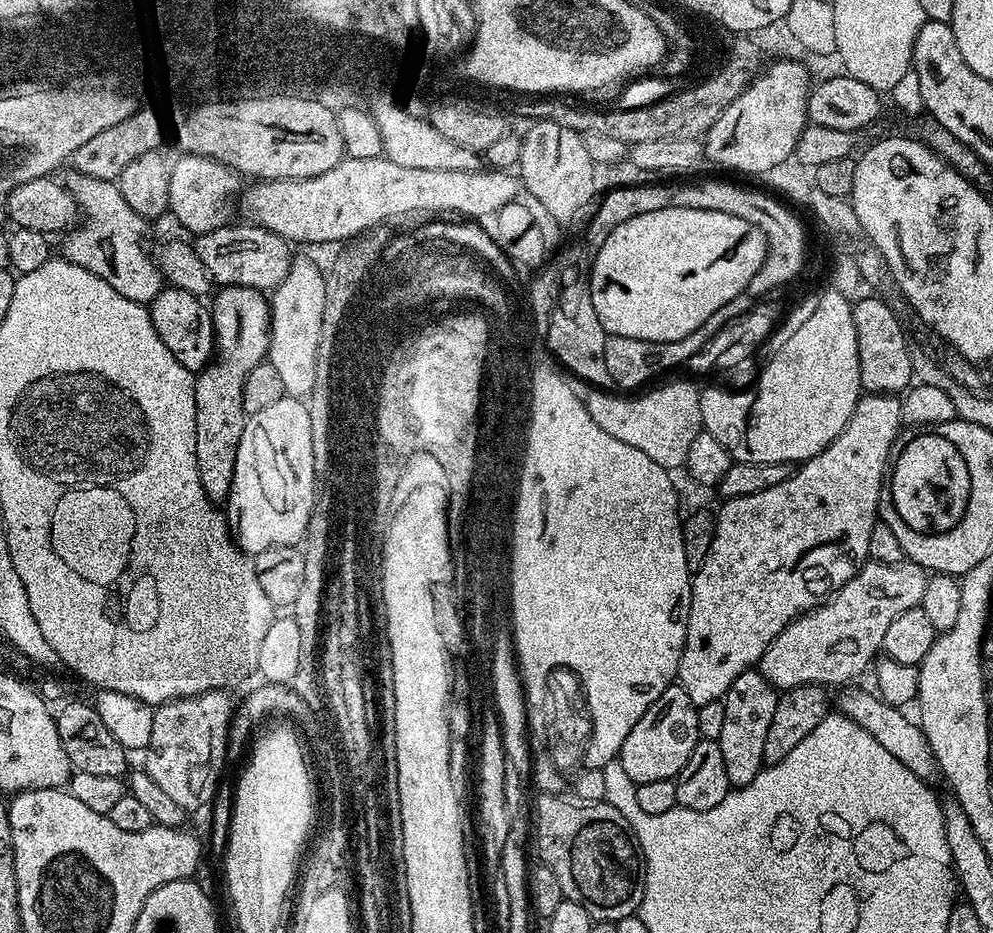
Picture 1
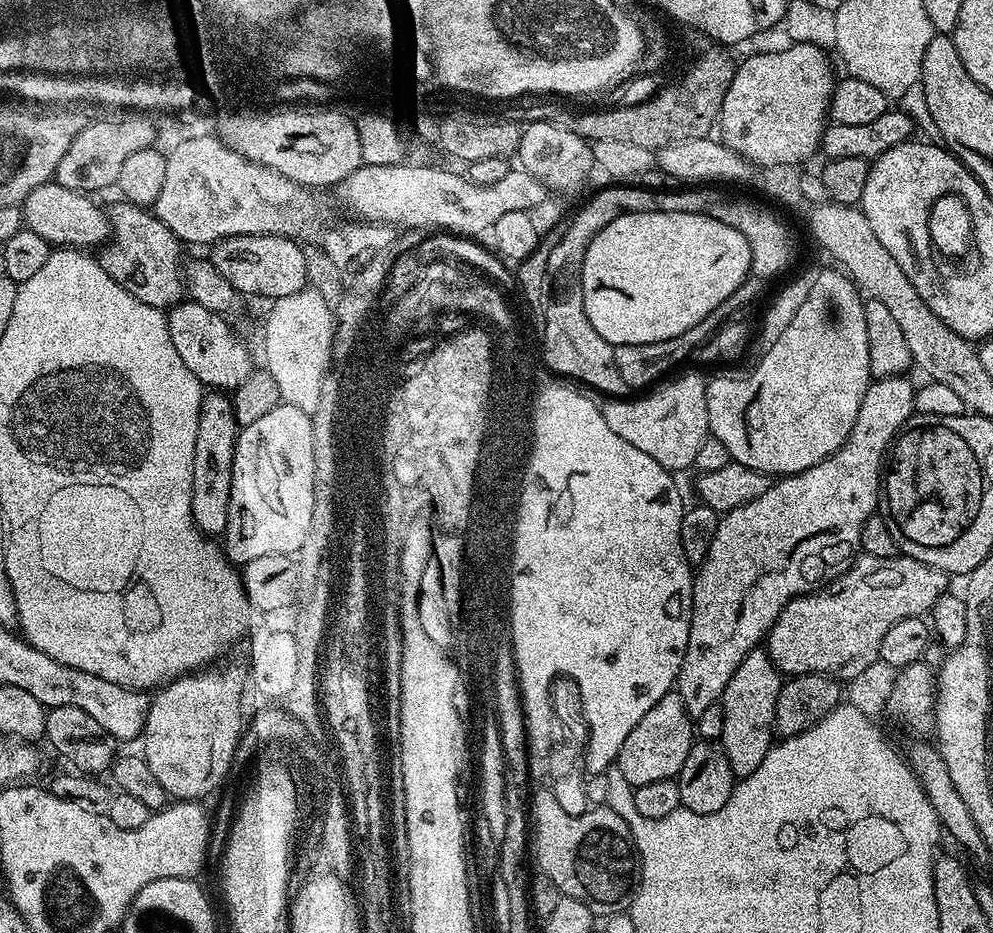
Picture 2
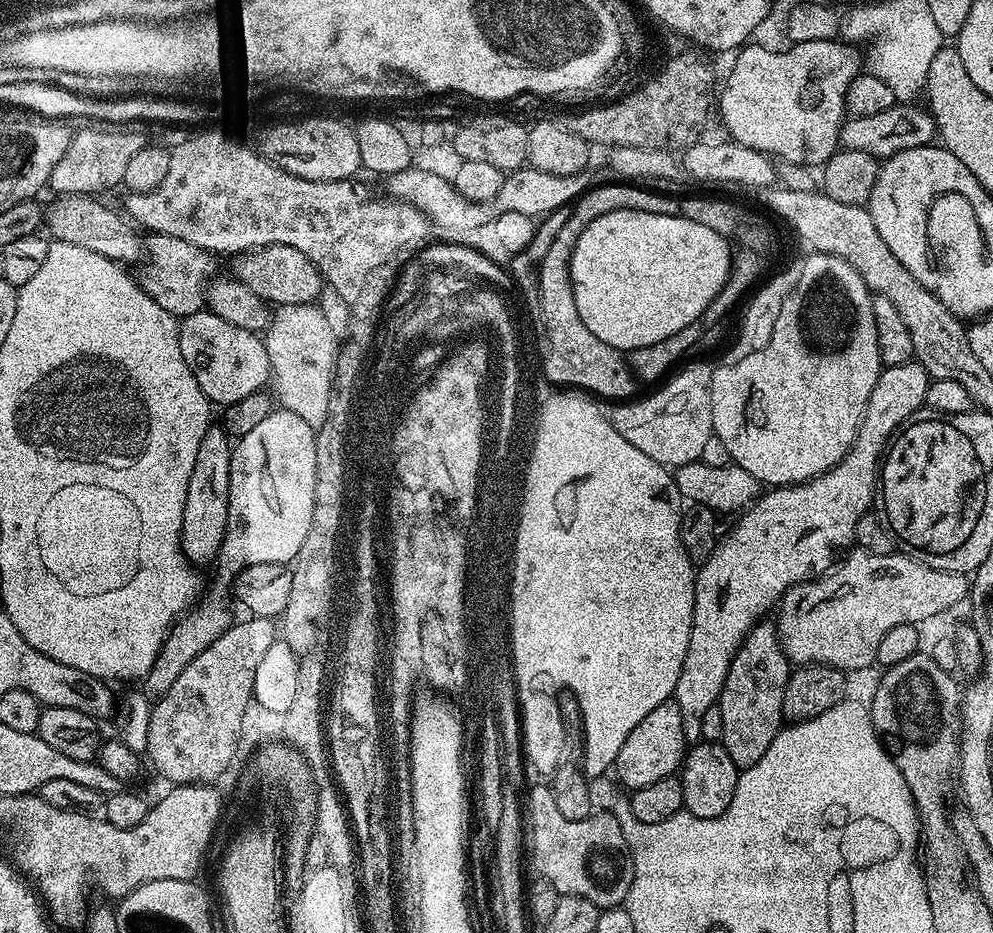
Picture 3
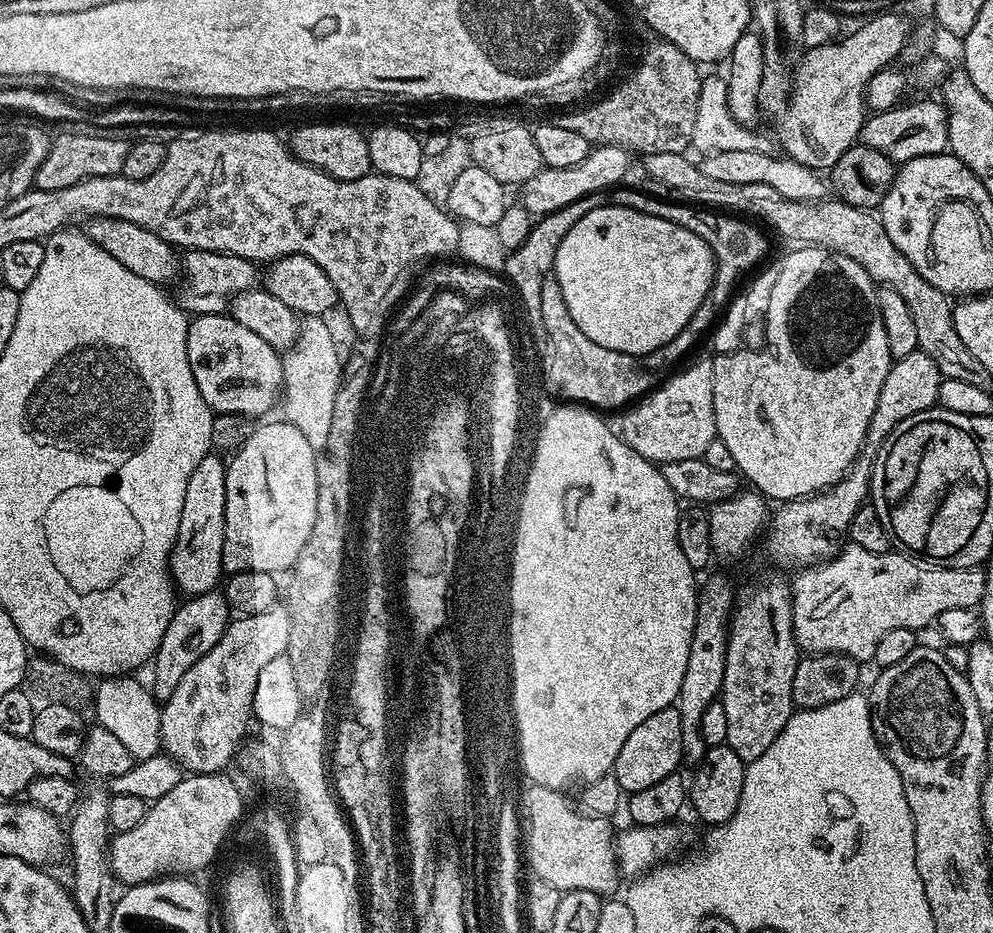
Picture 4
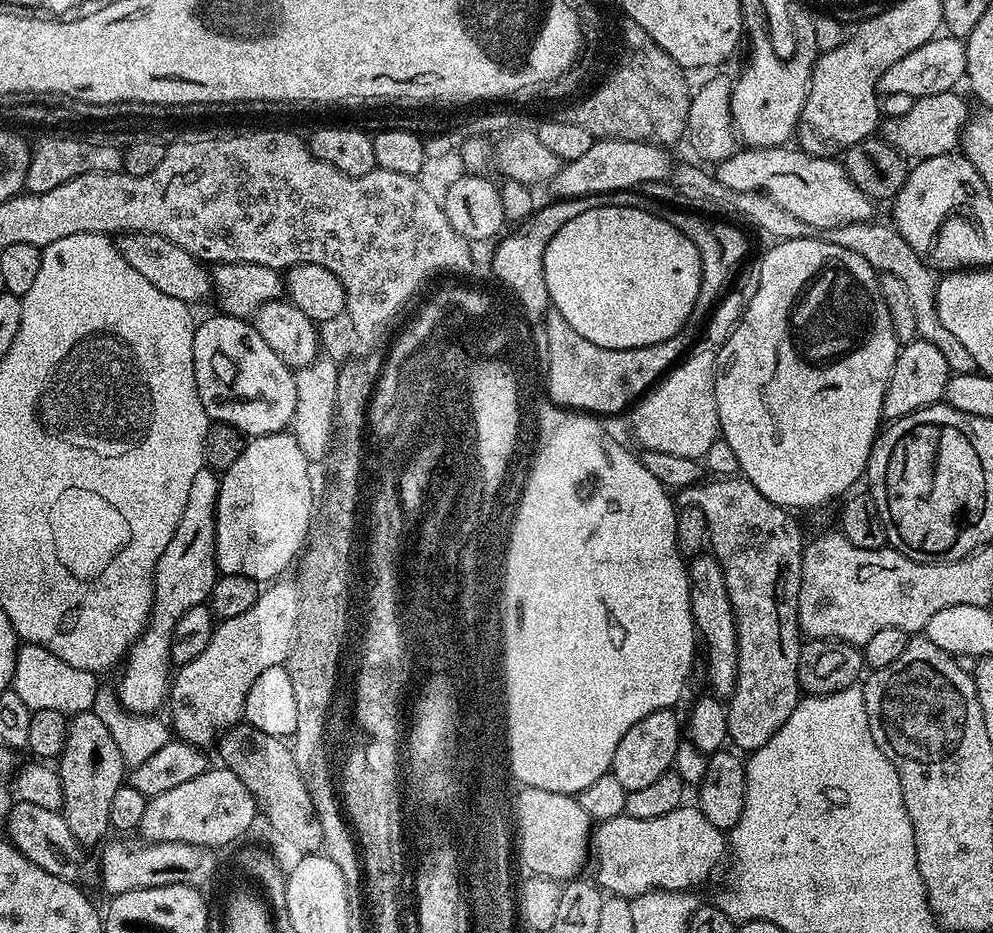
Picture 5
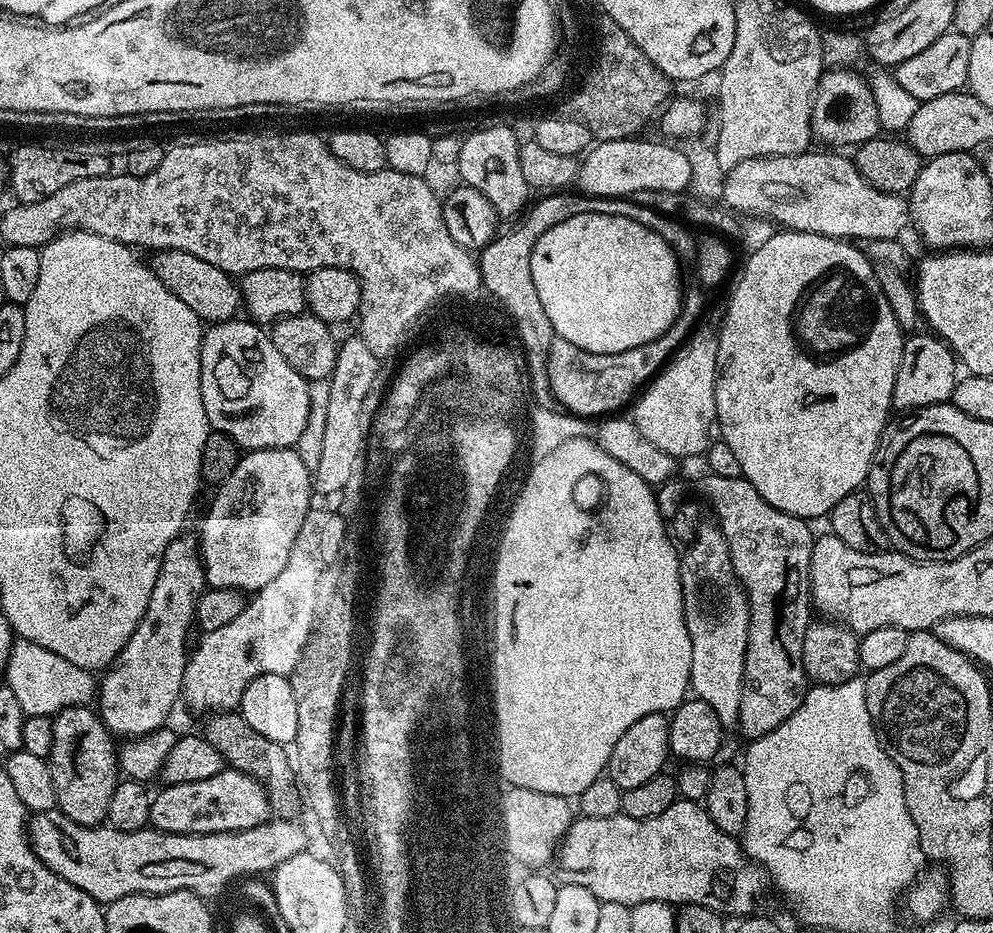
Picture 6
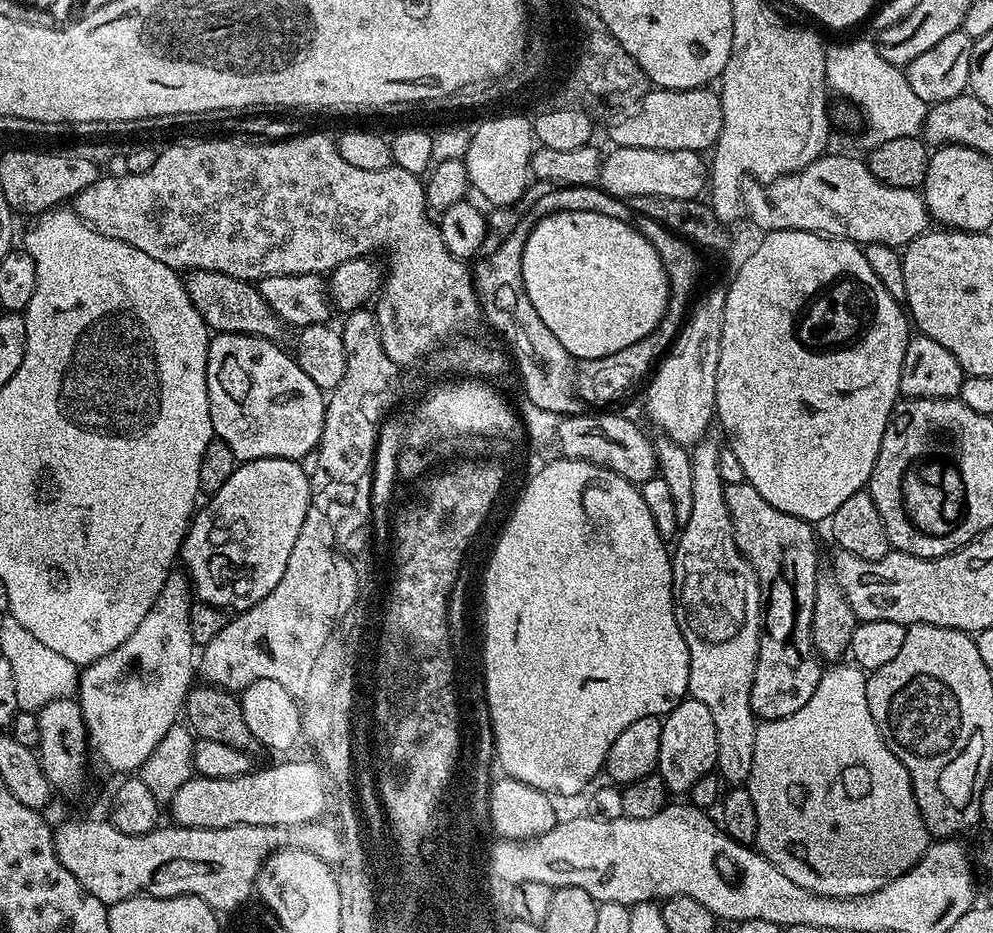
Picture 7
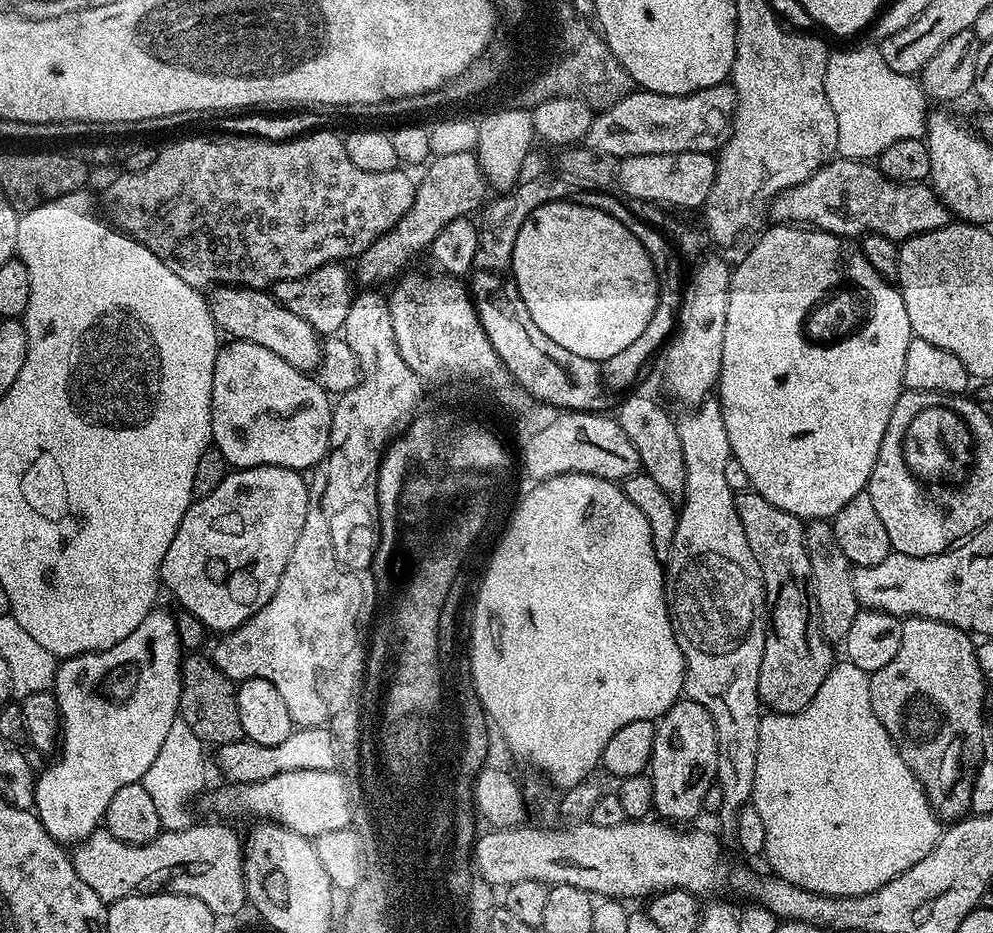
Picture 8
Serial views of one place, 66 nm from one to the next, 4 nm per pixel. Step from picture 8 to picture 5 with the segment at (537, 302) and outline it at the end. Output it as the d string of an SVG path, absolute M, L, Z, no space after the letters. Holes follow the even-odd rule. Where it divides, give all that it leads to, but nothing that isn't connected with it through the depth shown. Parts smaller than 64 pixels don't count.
M601 206L594 210L588 210L584 214L579 215L578 218L573 218L572 221L566 222L566 226L562 226L562 230L558 230L558 234L554 234L554 238L550 238L550 246L546 246L544 274L546 276L546 290L548 291L551 307L558 314L562 314L564 321L575 332L582 334L582 338L594 342L594 346L617 350L654 346L658 342L666 342L666 338L681 332L684 329L684 323L687 322L694 310L696 299L700 293L700 255L694 246L694 242L690 242L690 238L686 238L686 234L677 225L675 228L670 221L663 220L660 216L655 216L652 210L648 208Z

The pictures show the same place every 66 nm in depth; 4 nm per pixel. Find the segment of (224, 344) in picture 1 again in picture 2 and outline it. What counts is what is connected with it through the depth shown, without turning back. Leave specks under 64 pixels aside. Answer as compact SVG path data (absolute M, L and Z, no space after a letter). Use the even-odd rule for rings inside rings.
M212 390L205 395L198 418L198 442L194 442L194 482L192 483L192 521L208 538L219 537L226 530L230 486L238 425L227 395Z

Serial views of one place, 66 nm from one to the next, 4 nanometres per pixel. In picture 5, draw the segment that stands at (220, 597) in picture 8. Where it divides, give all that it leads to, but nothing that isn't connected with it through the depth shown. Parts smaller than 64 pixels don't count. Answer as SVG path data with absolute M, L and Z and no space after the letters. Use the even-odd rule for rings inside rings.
M285 430L265 436L253 436L245 443L242 454L238 454L238 462L234 462L234 466L230 466L220 476L220 493L218 494L218 506L216 507L216 566L223 575L245 576L257 582L272 582L287 573L284 571L291 566L292 559L295 561L301 555L313 525L314 496L312 500L312 476L308 473L308 469L310 469L310 463L291 431Z

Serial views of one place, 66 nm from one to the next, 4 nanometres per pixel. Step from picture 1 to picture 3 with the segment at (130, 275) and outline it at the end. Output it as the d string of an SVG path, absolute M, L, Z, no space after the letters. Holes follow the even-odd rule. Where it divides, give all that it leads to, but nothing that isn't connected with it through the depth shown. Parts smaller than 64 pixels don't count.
M159 234L147 237L146 252L150 260L152 256L152 264L145 263L139 269L141 272L140 276L138 274L138 283L142 291L150 294L150 298L154 298L154 302L158 302L162 310L174 317L183 318L201 311L206 304L208 286L217 275L217 257L198 246L190 246L190 242L182 242L182 238Z

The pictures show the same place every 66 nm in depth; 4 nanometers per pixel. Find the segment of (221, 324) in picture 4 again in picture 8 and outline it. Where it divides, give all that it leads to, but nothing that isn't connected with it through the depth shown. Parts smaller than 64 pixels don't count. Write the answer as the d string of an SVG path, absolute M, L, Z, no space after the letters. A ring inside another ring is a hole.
M233 340L227 341L228 345L221 347L216 354L214 362L214 386L212 387L212 444L222 454L222 458L226 458L226 462L236 470L241 468L257 468L258 466L270 466L277 464L283 468L295 468L297 470L312 470L328 453L329 444L331 442L331 418L334 407L333 401L330 399L329 393L325 392L321 386L319 379L313 378L309 373L294 370L294 366L290 366L290 362L282 362L282 358L278 358L278 354L274 354L274 350L266 350L266 346L258 346L249 340Z

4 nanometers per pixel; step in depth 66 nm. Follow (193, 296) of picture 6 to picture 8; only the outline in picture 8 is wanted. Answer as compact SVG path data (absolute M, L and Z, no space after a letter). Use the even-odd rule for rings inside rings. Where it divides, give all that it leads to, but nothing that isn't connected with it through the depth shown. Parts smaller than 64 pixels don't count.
M222 284L213 287L207 293L206 299L217 329L223 335L225 332L225 337L233 340L249 340L258 346L266 346L266 350L274 350L274 354L278 354L278 358L282 358L282 362L290 362L290 366L294 366L294 370L299 372L312 374L319 369L322 347L320 333L314 330L314 326L310 326L310 322L306 322L304 319L298 318L298 314L286 310L286 306L279 304L271 291L262 288L234 288L230 284Z

